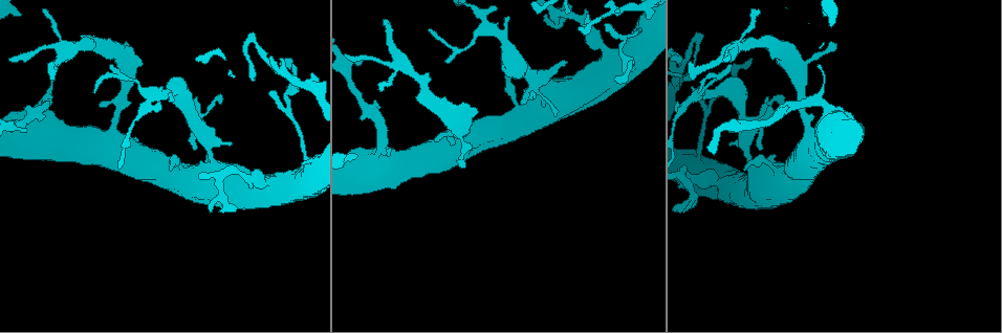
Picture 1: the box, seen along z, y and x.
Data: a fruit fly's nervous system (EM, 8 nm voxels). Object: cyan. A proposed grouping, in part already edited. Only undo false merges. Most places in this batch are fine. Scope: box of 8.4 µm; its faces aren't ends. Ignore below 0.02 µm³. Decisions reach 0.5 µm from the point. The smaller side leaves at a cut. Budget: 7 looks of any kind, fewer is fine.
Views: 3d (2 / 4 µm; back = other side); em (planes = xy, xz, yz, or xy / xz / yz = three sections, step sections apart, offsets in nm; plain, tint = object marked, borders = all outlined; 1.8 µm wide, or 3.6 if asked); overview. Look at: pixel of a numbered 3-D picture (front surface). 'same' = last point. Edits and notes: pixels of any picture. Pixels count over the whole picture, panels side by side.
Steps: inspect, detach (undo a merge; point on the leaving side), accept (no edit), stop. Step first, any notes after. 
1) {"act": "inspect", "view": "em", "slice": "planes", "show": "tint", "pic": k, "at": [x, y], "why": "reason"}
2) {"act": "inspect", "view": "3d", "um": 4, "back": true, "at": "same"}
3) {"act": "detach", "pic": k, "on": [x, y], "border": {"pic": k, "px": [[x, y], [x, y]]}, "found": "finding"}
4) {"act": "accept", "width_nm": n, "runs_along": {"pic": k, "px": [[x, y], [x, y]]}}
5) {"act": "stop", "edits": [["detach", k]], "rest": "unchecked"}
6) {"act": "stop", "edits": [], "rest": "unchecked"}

{"act": "inspect", "view": "em", "slice": "xz", "step": 4, "show": "tint", "pic": 1, "at": [695, 96], "why": "abrupt turn"}

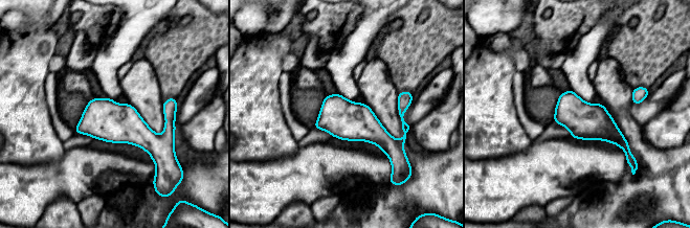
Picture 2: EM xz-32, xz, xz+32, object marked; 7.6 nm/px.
{"act": "accept", "found": "continuous, no second neuron"}

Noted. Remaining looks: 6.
{"act": "inspect", "view": "3d", "um": 4, "pic": 1, "at": [547, 86], "why": "calibre changes"}

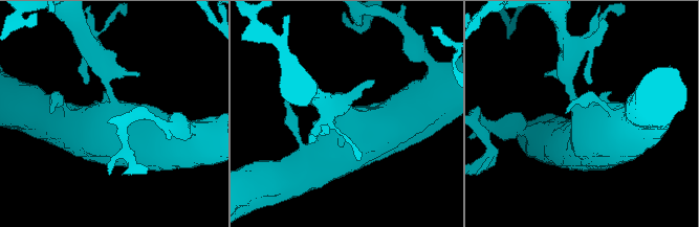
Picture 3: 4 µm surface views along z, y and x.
{"act": "inspect", "view": "em", "slice": "xy", "step": 4, "show": "tint", "pic": 3, "at": [579, 105]}

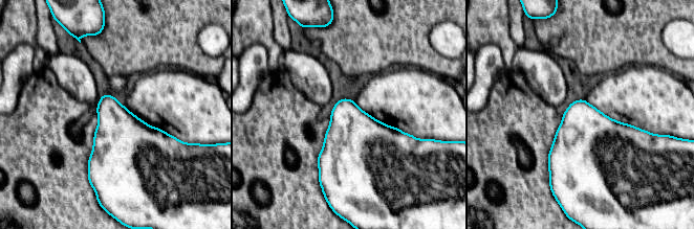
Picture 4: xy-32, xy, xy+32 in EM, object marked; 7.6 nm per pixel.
{"act": "accept", "width_nm": 360, "found": "all the same neuron"}

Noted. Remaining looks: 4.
{"act": "inspect", "view": "3d", "um": 4, "pic": 1, "at": [307, 165], "why": "sharp bend"}

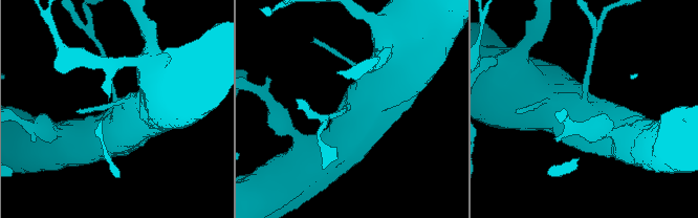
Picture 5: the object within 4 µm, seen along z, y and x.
{"act": "inspect", "view": "em", "um": 3.6, "slice": "xz", "step": 4, "show": "tint", "pic": 5, "at": [583, 103], "why": "shape alone is not enough"}

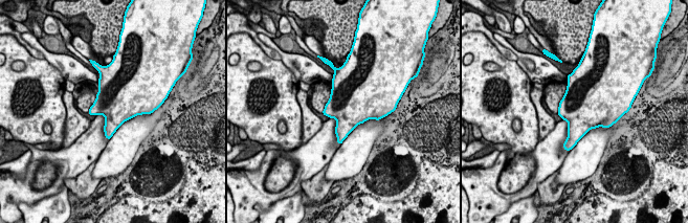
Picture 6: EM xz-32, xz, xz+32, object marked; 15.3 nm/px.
{"act": "inspect", "view": "em", "um": 3.6, "slice": "planes", "show": "tint", "at": "same"}

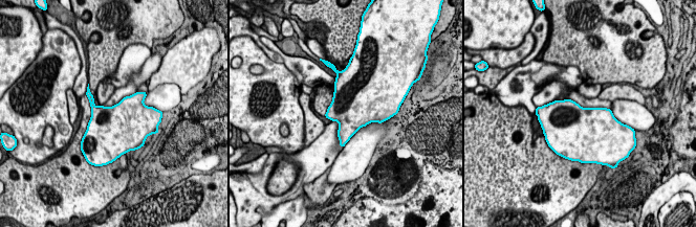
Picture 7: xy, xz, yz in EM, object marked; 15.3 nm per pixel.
{"act": "accept", "width_nm": 480, "found": "continuous, no second neuron"}

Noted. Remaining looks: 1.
{"act": "stop", "edits": [], "rest": "unchecked"}

